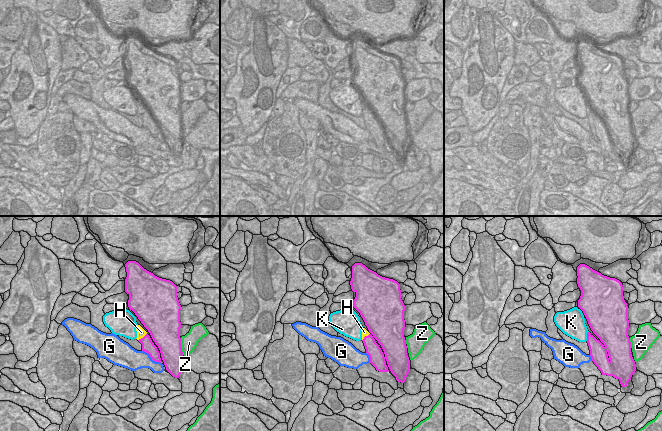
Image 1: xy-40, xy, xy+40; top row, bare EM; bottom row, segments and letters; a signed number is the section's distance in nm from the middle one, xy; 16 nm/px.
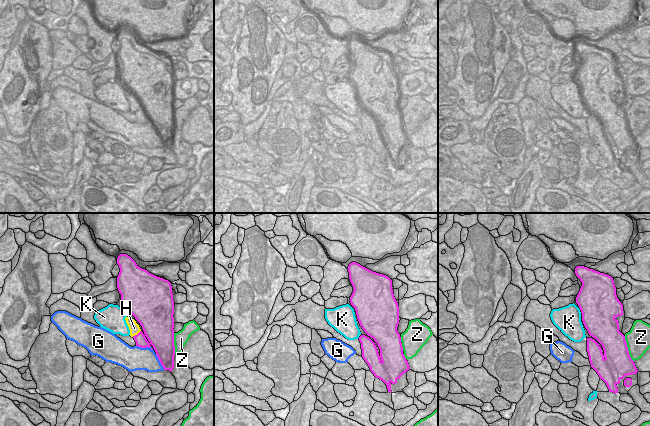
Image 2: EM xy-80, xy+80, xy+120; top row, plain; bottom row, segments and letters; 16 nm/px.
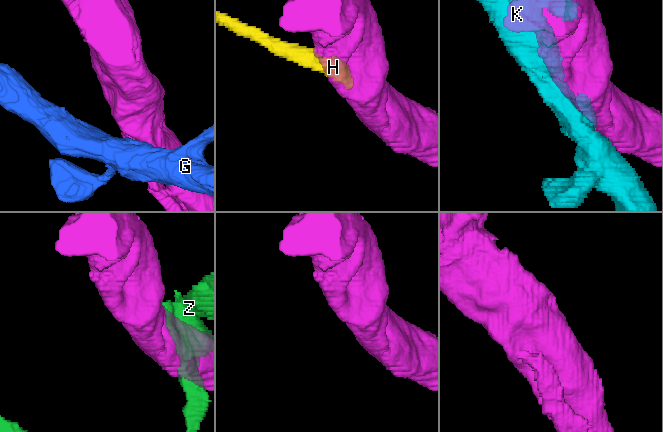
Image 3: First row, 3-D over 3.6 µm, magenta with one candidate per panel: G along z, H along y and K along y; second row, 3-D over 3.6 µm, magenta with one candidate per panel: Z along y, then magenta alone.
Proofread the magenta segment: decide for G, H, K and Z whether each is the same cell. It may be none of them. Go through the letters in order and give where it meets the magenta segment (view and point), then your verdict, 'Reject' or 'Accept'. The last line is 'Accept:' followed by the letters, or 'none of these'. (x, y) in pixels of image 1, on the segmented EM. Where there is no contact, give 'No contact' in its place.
G: Touches magenta at xy-40 (151, 357). Reject
H: Touches magenta at xy-40 (143, 337). Accept
K: Touches magenta at xy+40 (587, 336). Reject
Z: Touches magenta at xy-40 (180, 346). Reject
Accept: H.

